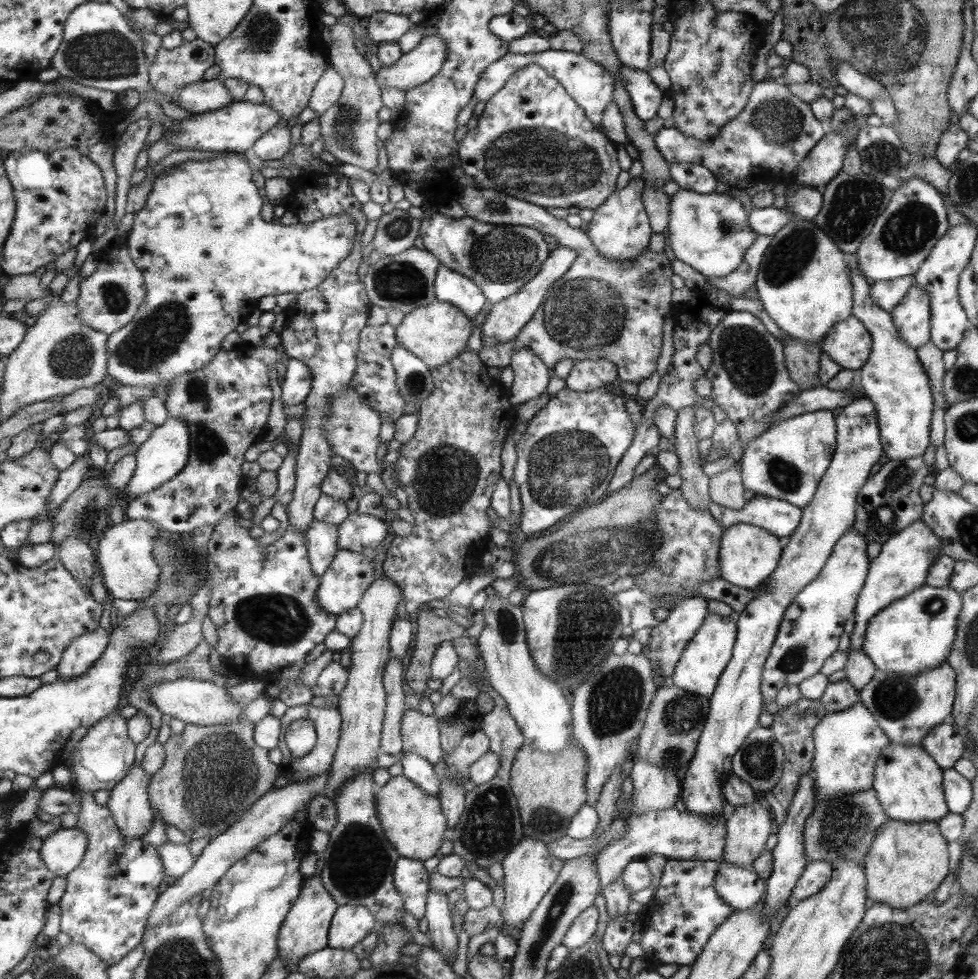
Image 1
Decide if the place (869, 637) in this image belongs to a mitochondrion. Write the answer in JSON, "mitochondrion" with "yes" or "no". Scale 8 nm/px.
{"mitochondrion":"no"}

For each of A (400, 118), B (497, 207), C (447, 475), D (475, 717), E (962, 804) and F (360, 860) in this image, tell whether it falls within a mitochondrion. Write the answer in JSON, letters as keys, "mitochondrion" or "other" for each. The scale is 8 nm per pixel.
{"A":"other","B":"mitochondrion","C":"mitochondrion","D":"other","E":"other","F":"mitochondrion"}

